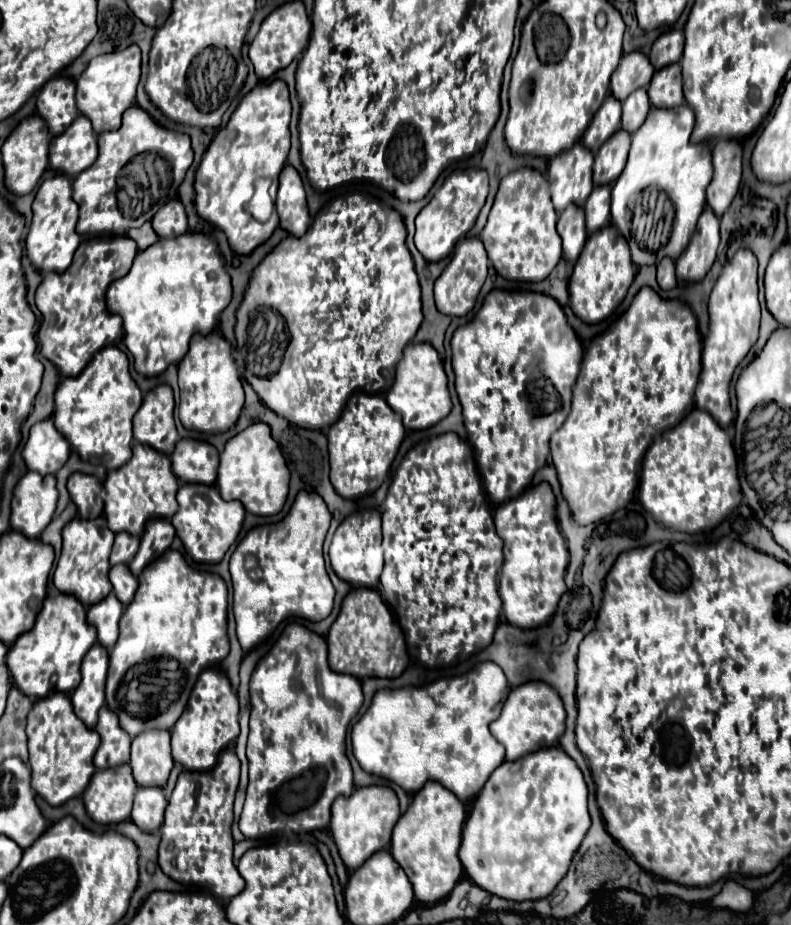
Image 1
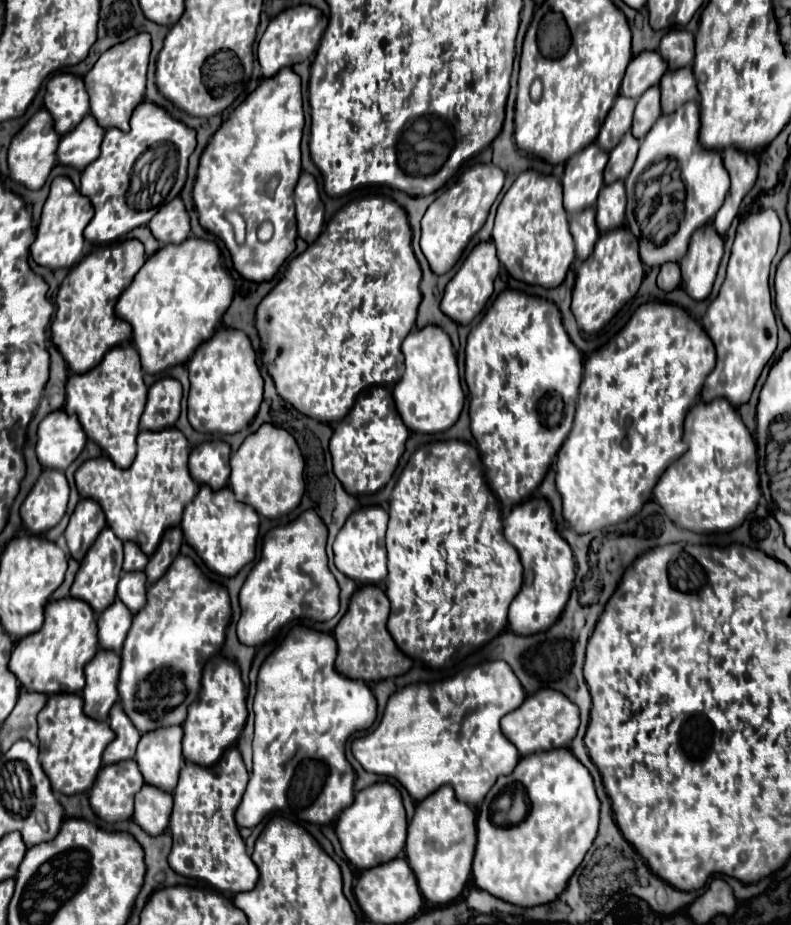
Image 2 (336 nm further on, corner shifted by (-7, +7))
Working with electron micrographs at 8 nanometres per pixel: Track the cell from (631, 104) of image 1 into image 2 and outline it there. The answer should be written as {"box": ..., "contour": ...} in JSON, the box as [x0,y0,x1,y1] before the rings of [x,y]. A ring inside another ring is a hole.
{"box":[632,87,662,141],"contour":[[[650,87],[638,99],[636,113],[634,113],[634,123],[632,123],[632,135],[638,141],[642,141],[660,115],[662,115],[662,111],[660,111],[660,89],[658,87]]]}

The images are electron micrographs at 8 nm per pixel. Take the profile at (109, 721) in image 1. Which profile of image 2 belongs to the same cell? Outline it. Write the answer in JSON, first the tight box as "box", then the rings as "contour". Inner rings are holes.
{"box":[102,703,142,765],"contour":[[[116,703],[114,709],[110,709],[110,727],[116,733],[116,739],[106,747],[106,751],[102,755],[102,763],[112,765],[118,761],[134,759],[136,745],[138,745],[142,733],[138,733],[138,729],[134,729],[132,721],[126,717],[120,703]]]}

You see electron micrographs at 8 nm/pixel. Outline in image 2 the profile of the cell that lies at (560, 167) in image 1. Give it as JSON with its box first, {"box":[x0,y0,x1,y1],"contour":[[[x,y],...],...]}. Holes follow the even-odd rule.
{"box":[562,143,608,215],"contour":[[[596,143],[578,151],[570,161],[566,161],[566,171],[562,177],[564,185],[564,207],[570,215],[592,207],[598,191],[602,189],[602,173],[608,161],[608,153],[598,149]]]}

